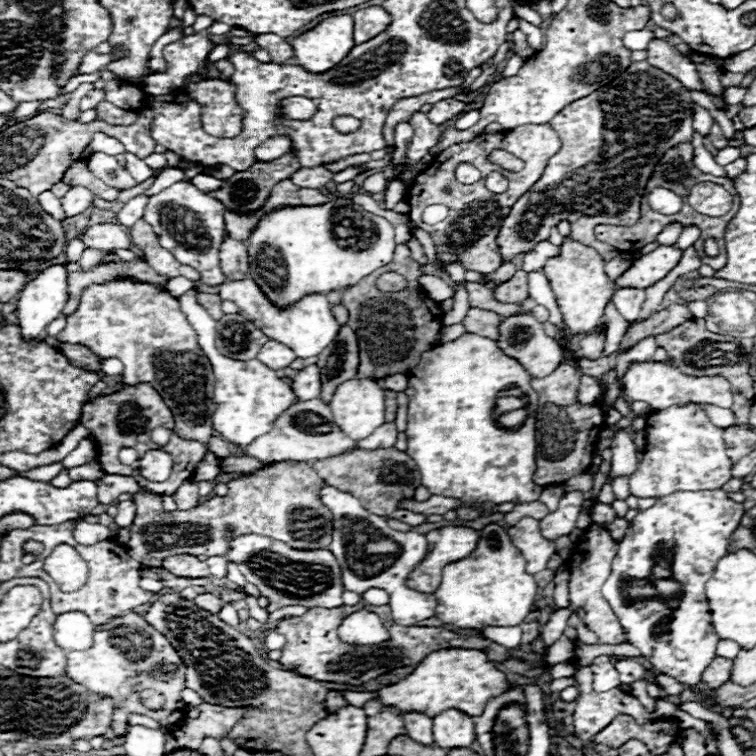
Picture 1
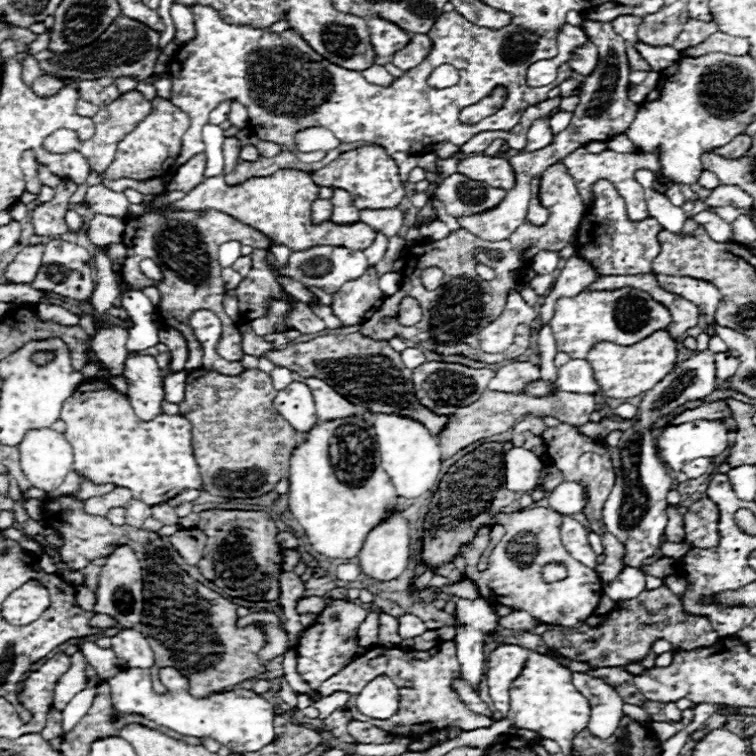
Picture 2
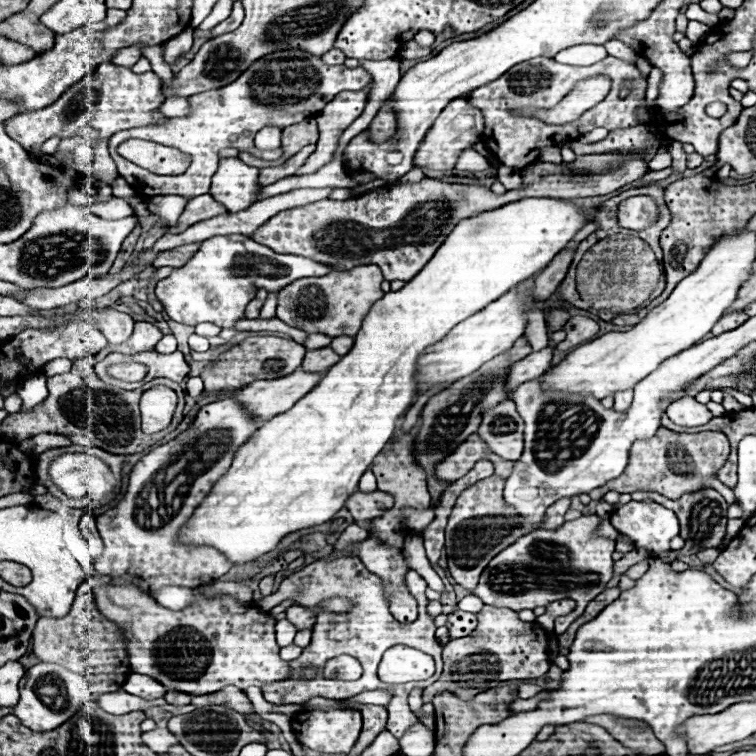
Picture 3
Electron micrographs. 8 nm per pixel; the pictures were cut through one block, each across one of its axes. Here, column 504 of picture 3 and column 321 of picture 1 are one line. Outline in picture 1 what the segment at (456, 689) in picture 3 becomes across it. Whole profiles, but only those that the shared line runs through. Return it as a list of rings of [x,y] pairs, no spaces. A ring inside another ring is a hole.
[[[362,604],[364,610],[372,610],[380,616],[384,622],[384,628],[390,632],[392,640],[380,646],[372,648],[356,648],[342,644],[338,638],[338,626],[340,626],[340,614],[342,606],[336,610],[328,608],[310,608],[302,618],[284,618],[276,624],[276,632],[286,638],[286,644],[282,648],[282,658],[278,660],[284,668],[298,672],[300,676],[308,676],[312,680],[322,682],[338,682],[338,684],[352,684],[360,686],[368,682],[370,678],[376,678],[384,672],[390,672],[400,666],[416,666],[422,662],[430,652],[442,650],[442,648],[472,648],[482,650],[488,654],[490,662],[504,662],[512,656],[510,648],[504,648],[488,638],[476,638],[476,636],[462,636],[456,632],[448,632],[444,628],[428,628],[428,626],[398,626],[392,620],[388,606],[370,606]]]

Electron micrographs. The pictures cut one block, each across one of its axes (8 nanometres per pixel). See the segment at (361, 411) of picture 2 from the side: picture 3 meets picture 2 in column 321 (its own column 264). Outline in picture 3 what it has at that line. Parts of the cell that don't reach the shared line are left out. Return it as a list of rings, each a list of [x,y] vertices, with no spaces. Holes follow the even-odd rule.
[[[298,368],[294,374],[282,378],[252,382],[238,390],[234,398],[240,400],[256,420],[266,422],[272,416],[290,410],[298,398],[306,396],[314,386],[318,386],[324,374],[326,372],[304,372]]]

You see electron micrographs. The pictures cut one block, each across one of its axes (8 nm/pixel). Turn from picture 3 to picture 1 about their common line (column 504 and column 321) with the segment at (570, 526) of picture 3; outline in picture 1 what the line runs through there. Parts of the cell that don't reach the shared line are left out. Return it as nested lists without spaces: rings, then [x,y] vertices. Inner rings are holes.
[[[246,534],[230,544],[230,552],[226,558],[212,556],[206,560],[210,566],[210,574],[222,578],[226,574],[226,562],[238,562],[242,564],[242,574],[248,582],[258,586],[260,594],[268,598],[270,606],[268,612],[274,612],[282,606],[306,606],[306,608],[336,608],[342,606],[342,572],[340,566],[330,550],[296,550],[290,548],[284,542],[258,536],[258,534]]]

